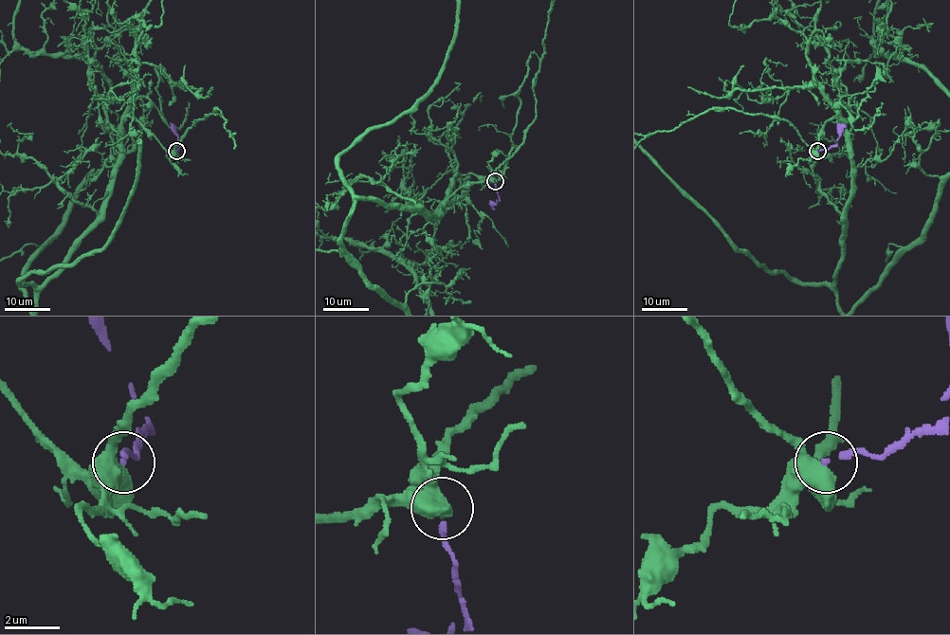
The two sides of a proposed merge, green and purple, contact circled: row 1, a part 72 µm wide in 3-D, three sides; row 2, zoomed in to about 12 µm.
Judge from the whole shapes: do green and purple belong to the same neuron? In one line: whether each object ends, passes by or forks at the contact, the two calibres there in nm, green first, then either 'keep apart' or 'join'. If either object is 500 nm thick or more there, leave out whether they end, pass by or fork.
750 nm thick on the green side, 180 nm on the other; keep apart

